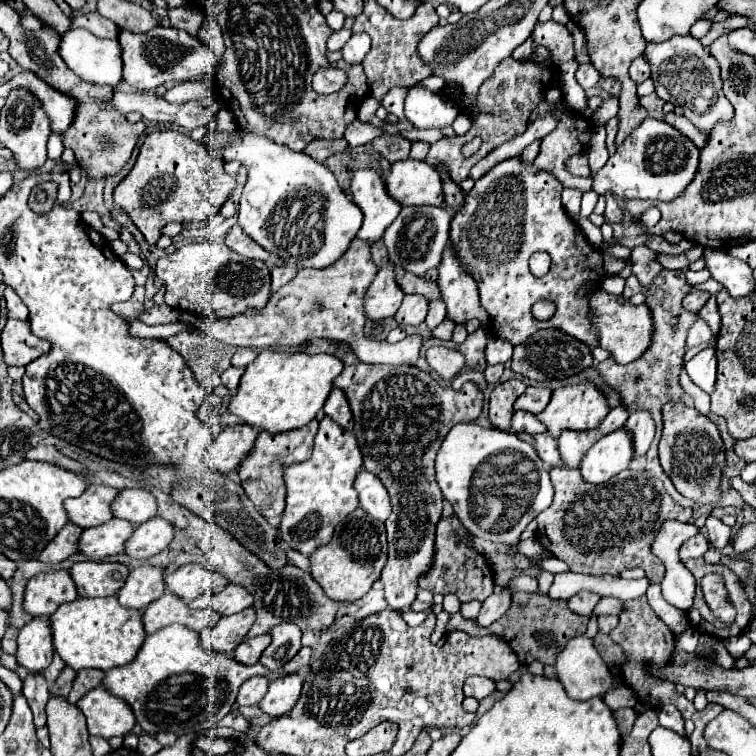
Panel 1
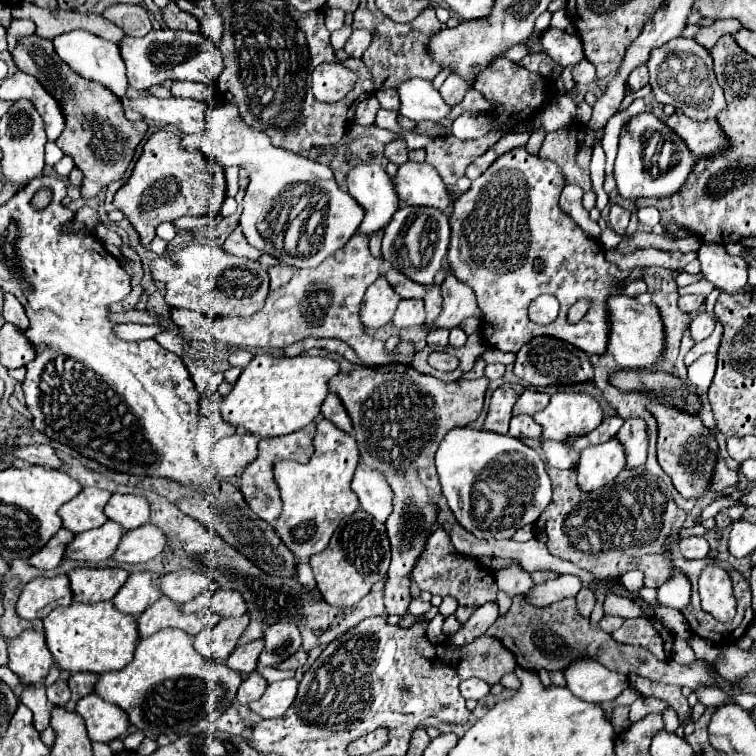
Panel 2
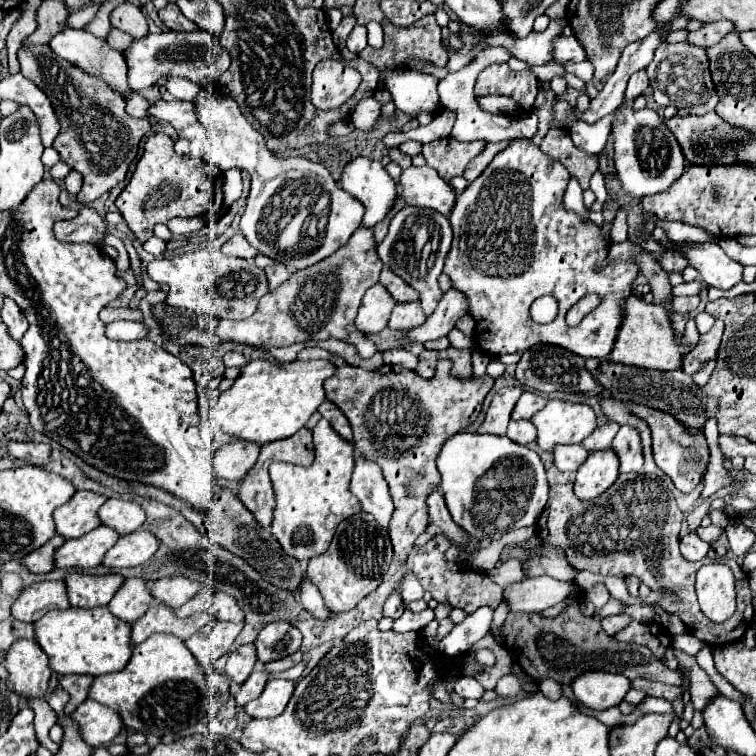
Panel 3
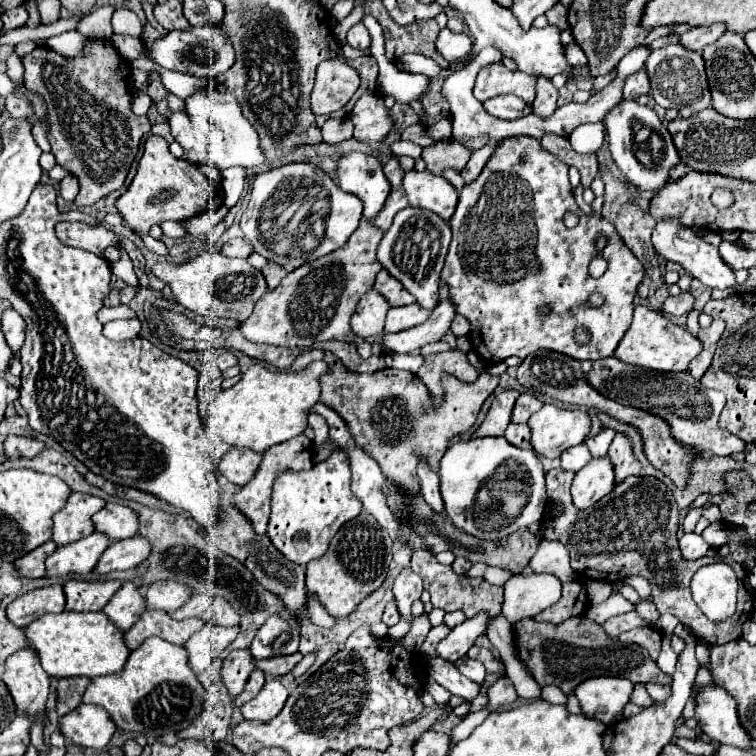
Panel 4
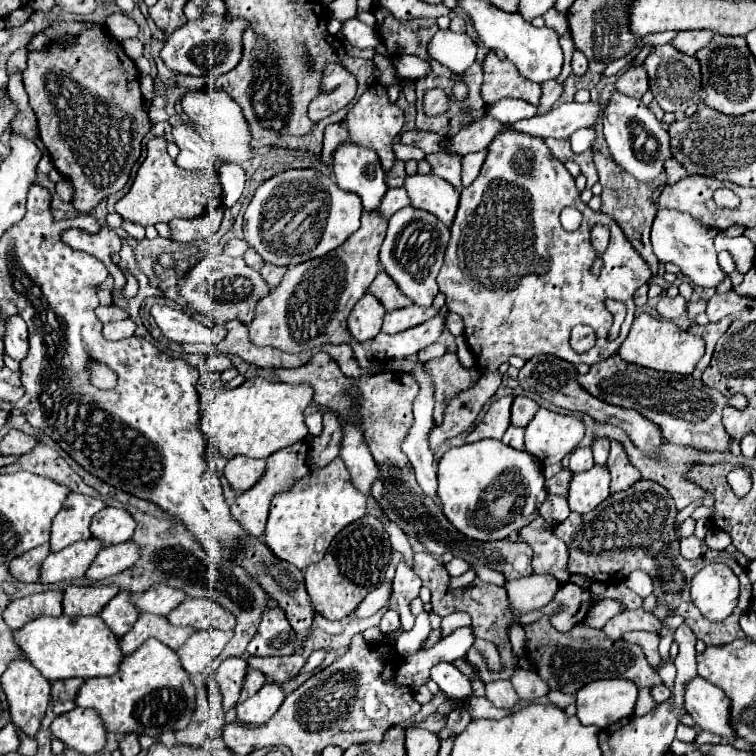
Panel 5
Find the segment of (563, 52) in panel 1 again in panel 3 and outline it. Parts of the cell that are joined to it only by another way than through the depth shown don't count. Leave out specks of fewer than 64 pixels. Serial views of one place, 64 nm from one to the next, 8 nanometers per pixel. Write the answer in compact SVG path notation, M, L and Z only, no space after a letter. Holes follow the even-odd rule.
M564 34L556 36L556 40L552 40L552 52L554 58L564 66L586 60L586 52L576 36L564 36Z

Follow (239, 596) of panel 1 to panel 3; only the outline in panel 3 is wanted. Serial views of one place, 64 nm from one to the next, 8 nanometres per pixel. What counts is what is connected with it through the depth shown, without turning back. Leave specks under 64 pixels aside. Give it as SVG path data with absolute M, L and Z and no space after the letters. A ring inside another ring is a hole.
M216 592L210 598L210 606L206 608L206 612L210 616L216 616L218 620L224 622L236 622L236 620L244 620L244 612L242 608L236 604L236 598L226 594L226 592Z

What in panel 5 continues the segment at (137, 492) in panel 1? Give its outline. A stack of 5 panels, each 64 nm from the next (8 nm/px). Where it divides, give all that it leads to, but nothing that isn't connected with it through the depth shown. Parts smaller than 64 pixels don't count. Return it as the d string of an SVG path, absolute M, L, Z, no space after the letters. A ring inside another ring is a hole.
M104 508L92 518L92 536L100 538L104 546L120 544L132 538L136 522L126 508Z

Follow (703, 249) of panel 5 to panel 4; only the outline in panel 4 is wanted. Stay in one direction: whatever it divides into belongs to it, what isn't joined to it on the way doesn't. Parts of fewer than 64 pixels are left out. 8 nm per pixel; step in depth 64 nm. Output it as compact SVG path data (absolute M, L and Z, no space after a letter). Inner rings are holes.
M668 218L668 220L660 220L652 232L652 244L656 248L656 252L666 258L666 260L672 260L672 262L678 262L682 264L682 268L692 274L696 280L700 280L702 284L710 286L710 288L730 288L736 284L736 276L734 276L734 270L730 264L726 264L718 252L716 246L700 240L698 236L694 236L692 230L686 230L680 220L676 218Z

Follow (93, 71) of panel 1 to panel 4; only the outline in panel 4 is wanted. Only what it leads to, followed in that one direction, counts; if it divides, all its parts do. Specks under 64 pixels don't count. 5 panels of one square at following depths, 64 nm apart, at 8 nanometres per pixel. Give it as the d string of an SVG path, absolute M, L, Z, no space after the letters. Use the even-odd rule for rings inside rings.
M72 30L72 32L62 32L62 34L58 34L58 36L48 38L46 44L48 44L54 52L58 52L58 54L62 54L62 56L78 58L78 56L84 52L84 46L88 44L88 40L90 40L88 36Z

